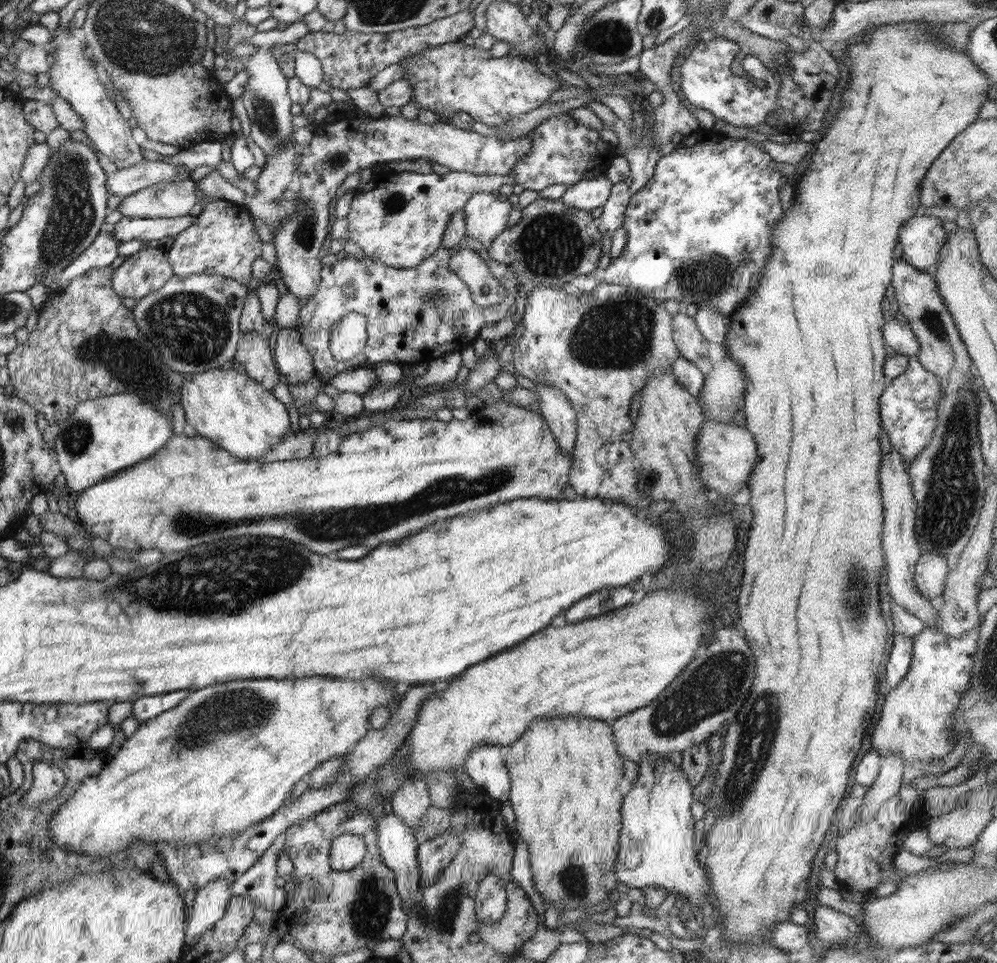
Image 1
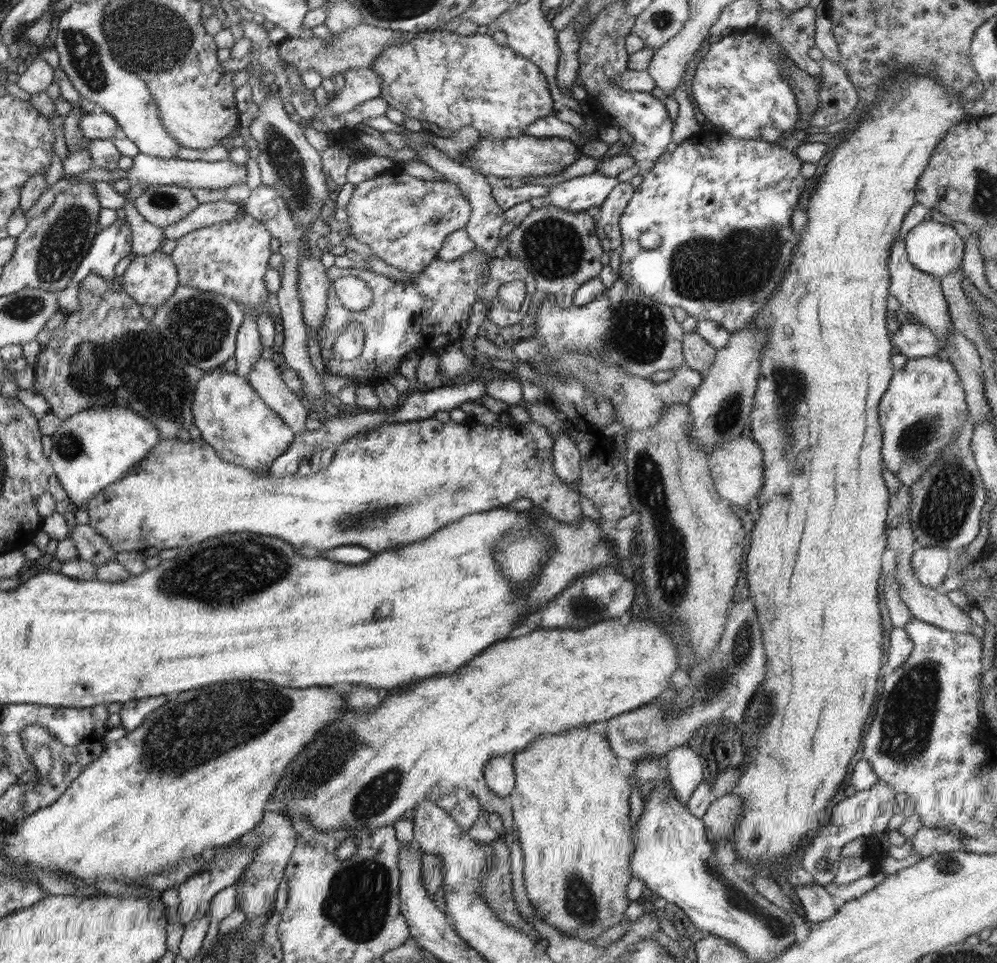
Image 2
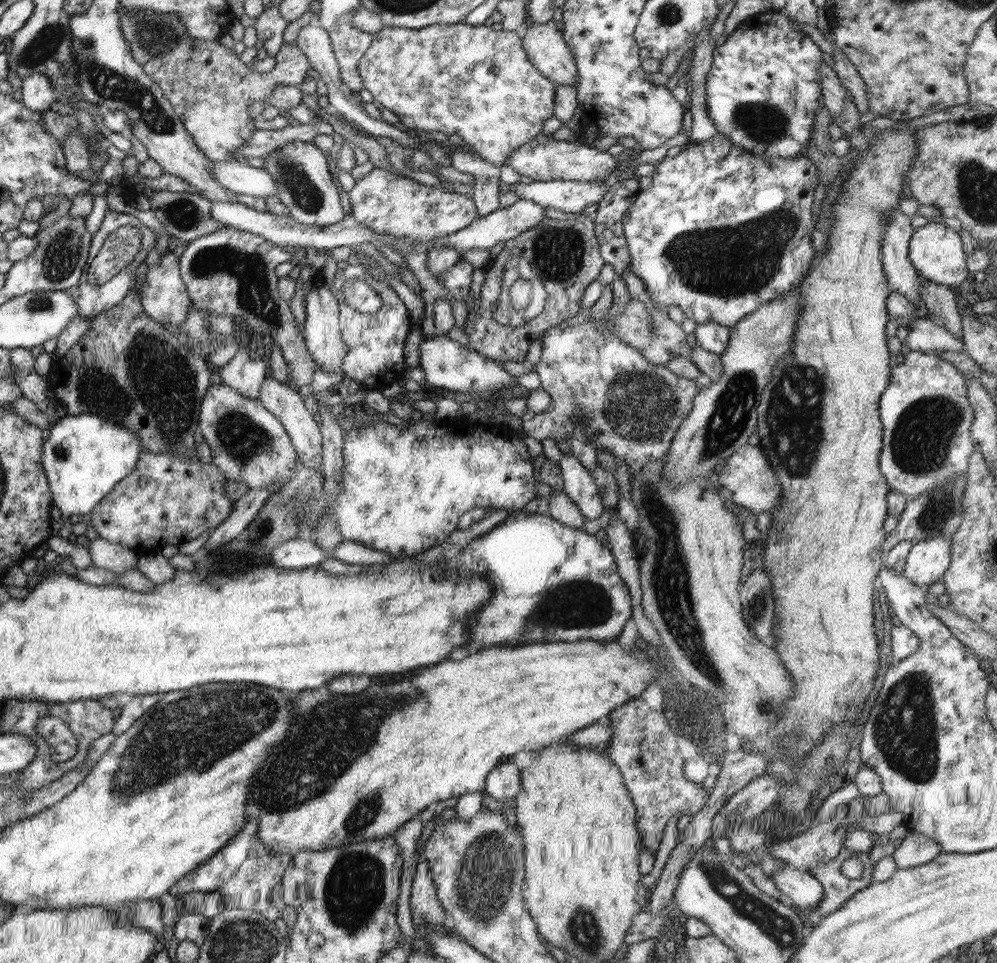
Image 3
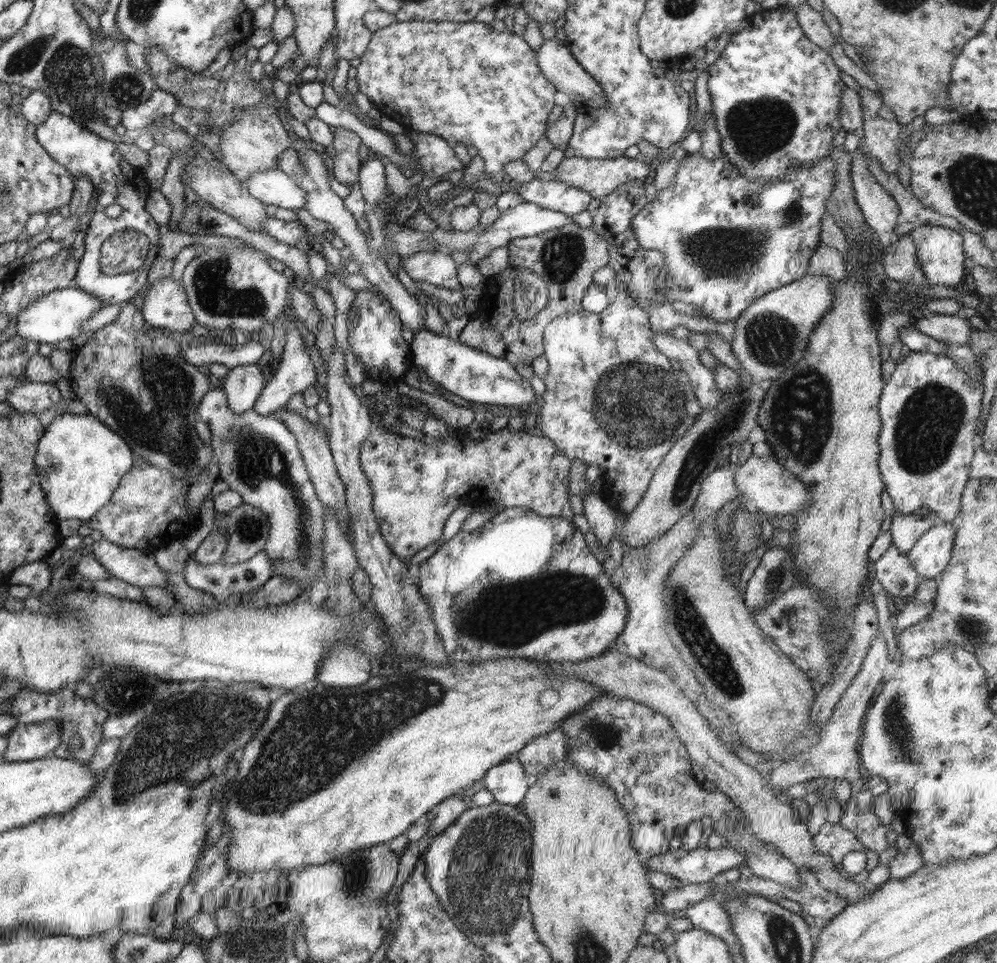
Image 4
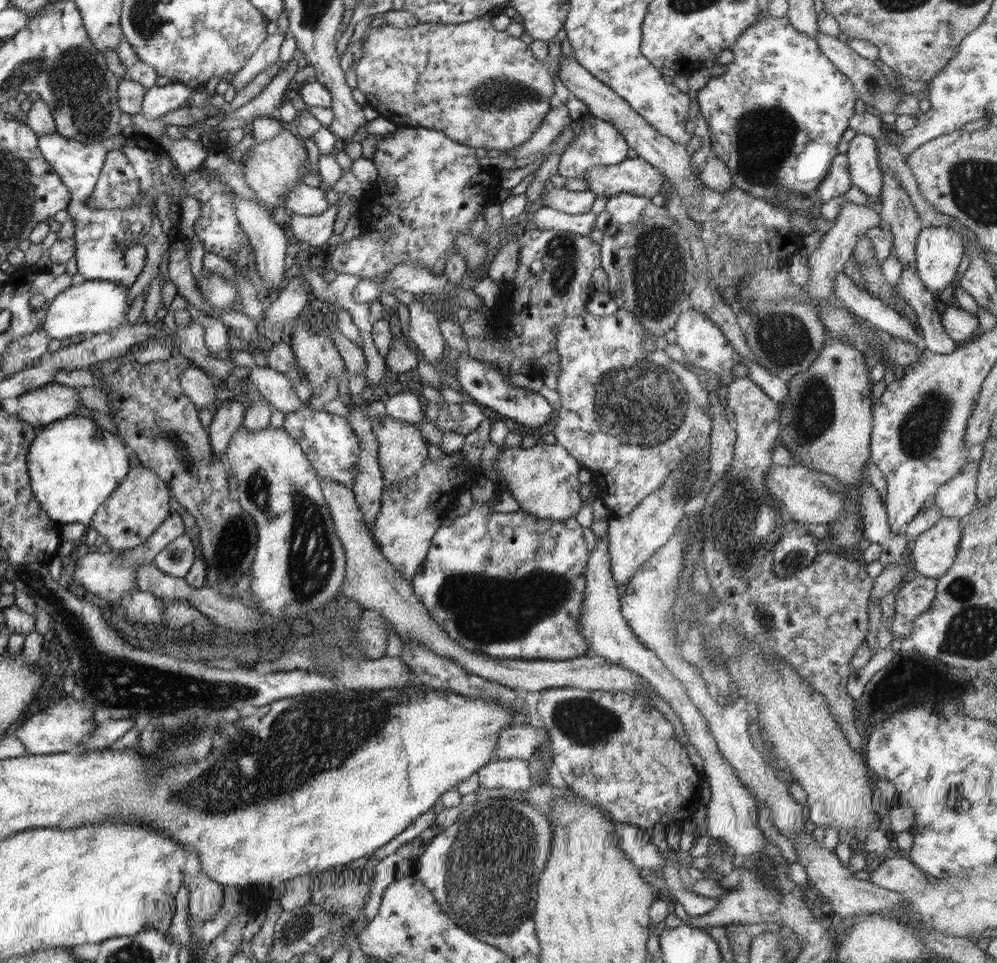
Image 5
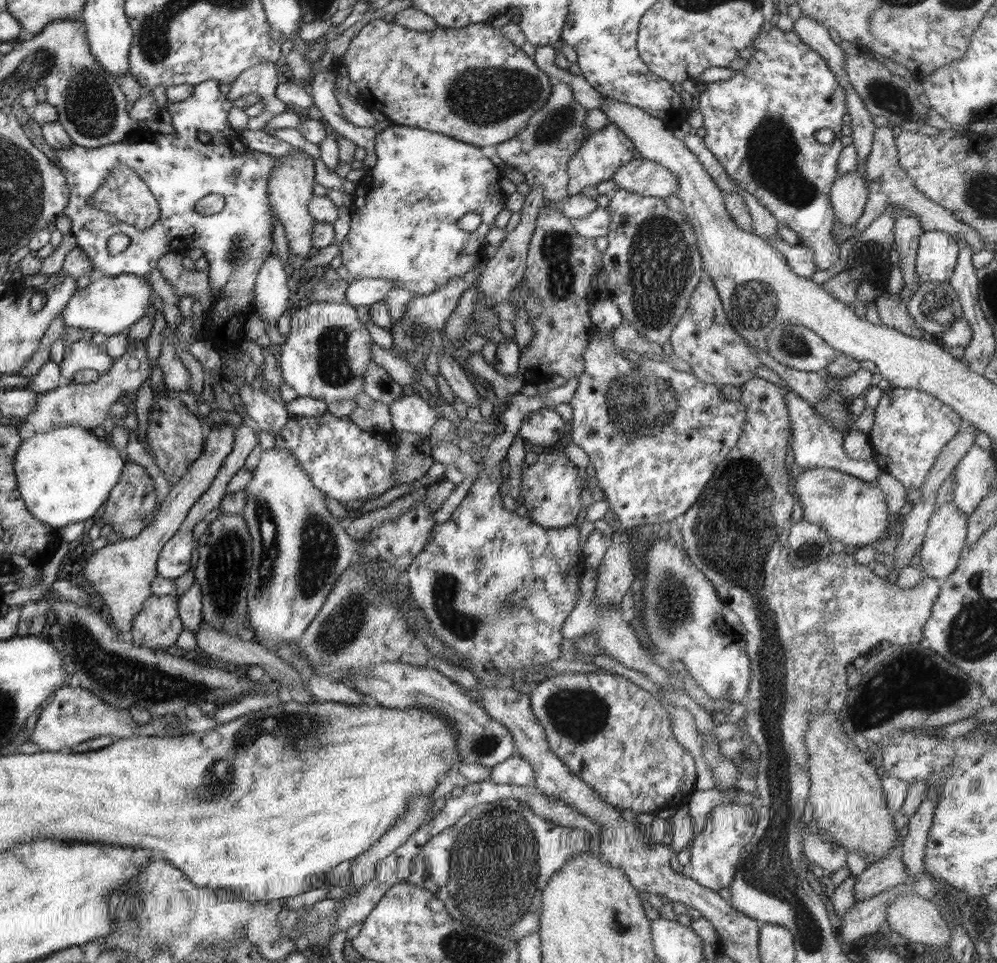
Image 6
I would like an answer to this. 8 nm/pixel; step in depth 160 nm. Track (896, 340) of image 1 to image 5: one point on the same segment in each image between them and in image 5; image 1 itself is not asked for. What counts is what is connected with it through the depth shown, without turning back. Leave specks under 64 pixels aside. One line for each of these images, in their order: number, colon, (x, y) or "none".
2: (914, 341)
3: (924, 336)
4: (949, 329)
5: (960, 325)

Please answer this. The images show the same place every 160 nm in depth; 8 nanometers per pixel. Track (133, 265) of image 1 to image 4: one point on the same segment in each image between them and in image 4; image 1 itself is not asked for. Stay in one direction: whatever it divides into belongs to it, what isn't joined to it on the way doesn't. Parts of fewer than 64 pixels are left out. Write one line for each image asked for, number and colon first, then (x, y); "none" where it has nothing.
2: (151, 279)
3: (165, 299)
4: (166, 306)

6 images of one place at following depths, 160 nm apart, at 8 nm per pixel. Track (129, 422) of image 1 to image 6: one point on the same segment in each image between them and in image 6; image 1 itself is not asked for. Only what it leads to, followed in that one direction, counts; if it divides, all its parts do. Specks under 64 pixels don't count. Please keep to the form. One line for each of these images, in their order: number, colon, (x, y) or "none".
2: (91, 450)
3: (85, 457)
4: (80, 460)
5: (74, 464)
6: (64, 475)

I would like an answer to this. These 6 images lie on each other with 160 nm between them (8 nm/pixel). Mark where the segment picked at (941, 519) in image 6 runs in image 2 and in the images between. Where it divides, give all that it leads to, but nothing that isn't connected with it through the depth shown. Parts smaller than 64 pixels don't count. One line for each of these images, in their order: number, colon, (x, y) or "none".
2: (931, 565)
3: (927, 561)
4: (930, 556)
5: (933, 552)

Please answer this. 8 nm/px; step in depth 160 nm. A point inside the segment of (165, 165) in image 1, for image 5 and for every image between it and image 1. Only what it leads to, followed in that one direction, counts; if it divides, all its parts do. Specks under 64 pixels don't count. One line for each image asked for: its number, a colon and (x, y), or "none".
2: (191, 174)
3: (238, 176)
4: (273, 187)
5: (304, 200)

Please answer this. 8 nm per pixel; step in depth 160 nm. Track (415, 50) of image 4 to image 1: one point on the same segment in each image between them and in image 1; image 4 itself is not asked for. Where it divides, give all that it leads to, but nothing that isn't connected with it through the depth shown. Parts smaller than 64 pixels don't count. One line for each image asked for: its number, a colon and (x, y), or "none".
1: (453, 77)
2: (454, 80)
3: (479, 83)

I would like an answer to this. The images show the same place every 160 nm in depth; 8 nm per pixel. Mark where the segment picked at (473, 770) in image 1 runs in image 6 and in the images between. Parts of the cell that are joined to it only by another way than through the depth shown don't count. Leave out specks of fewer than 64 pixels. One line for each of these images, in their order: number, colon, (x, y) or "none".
2: (498, 775)
3: (503, 783)
4: (508, 783)
5: (515, 775)
6: (516, 770)

